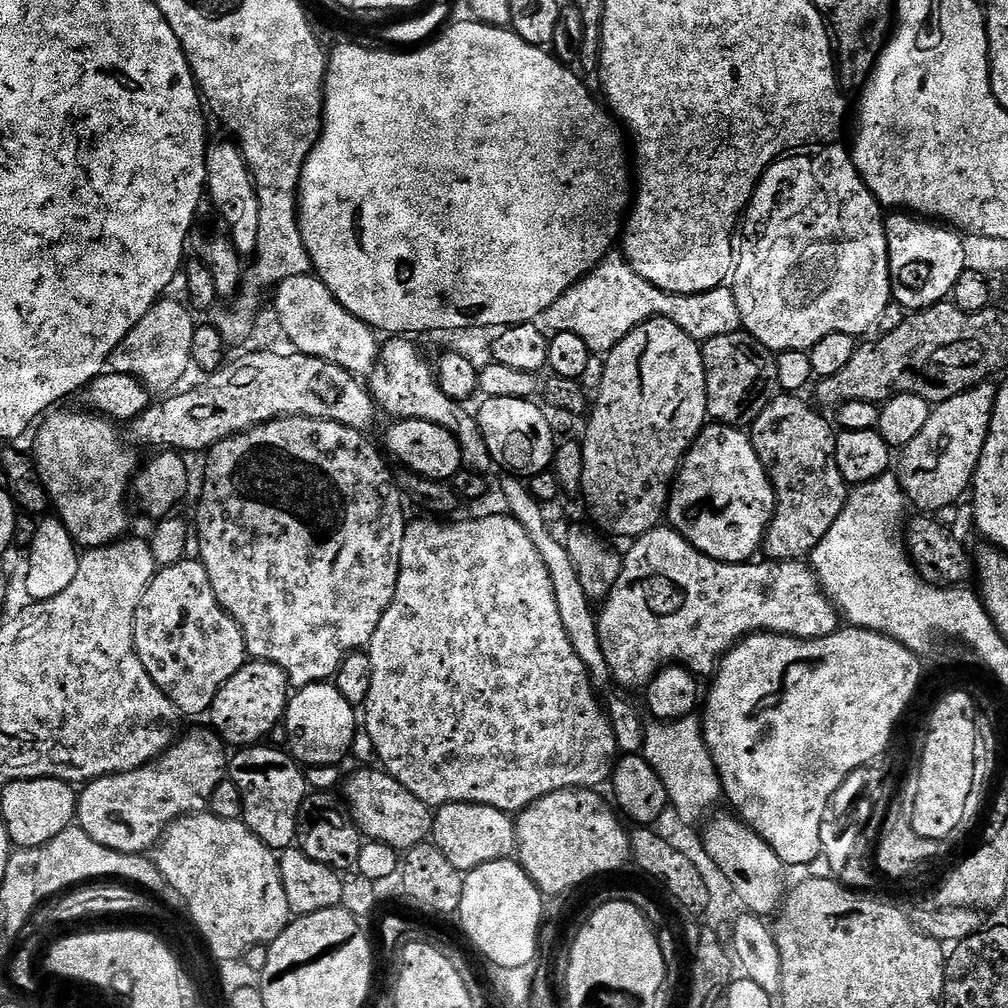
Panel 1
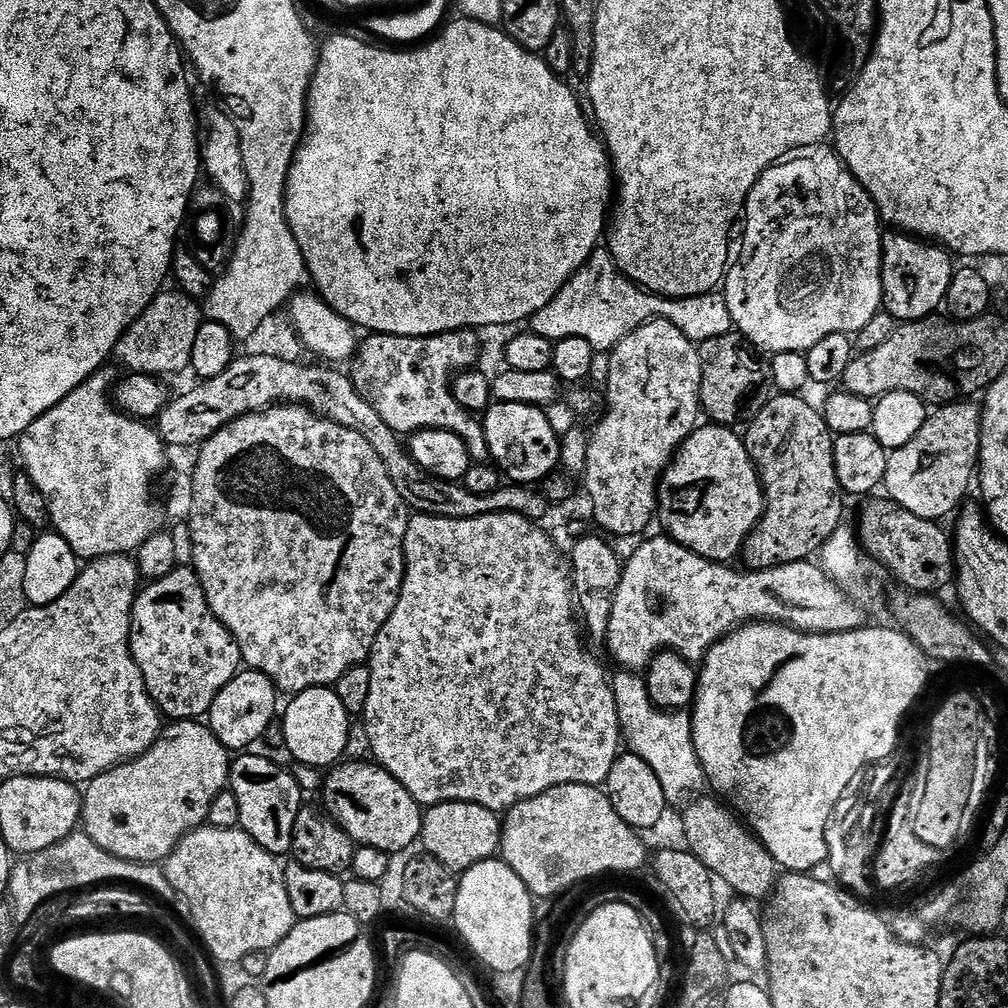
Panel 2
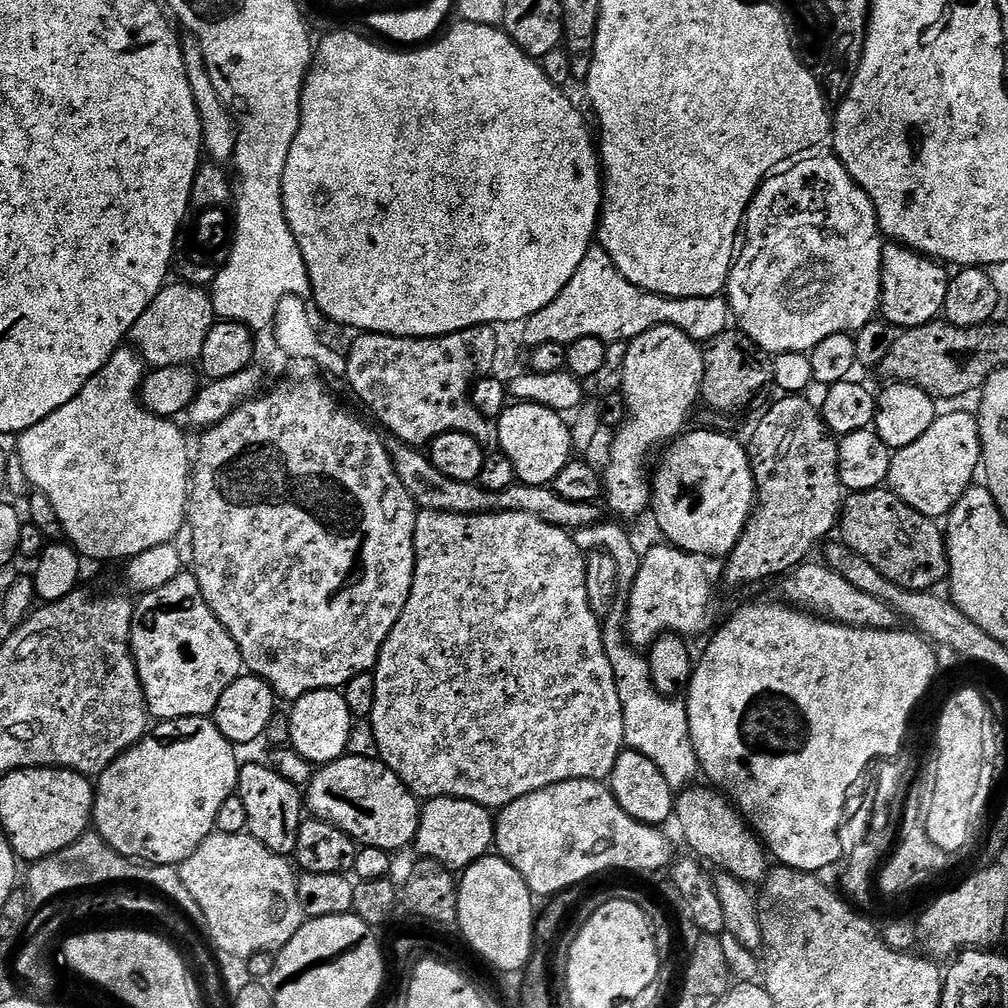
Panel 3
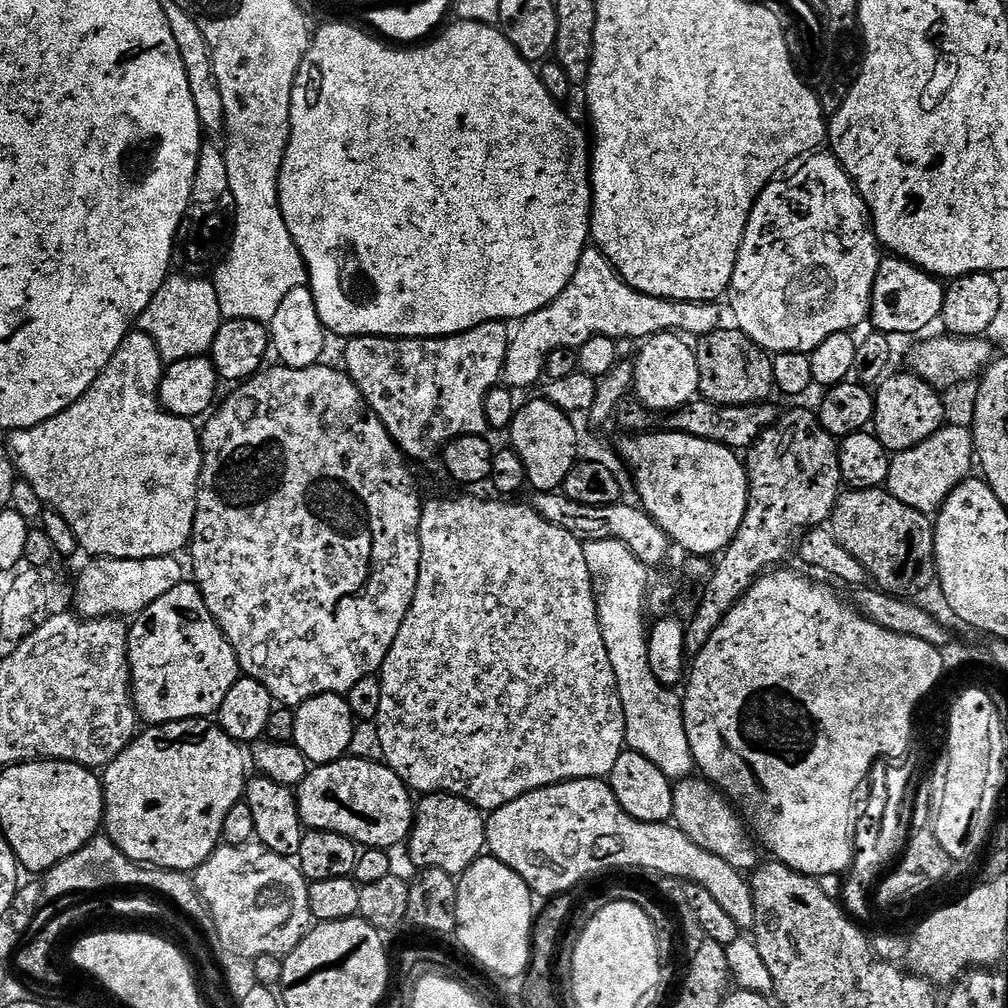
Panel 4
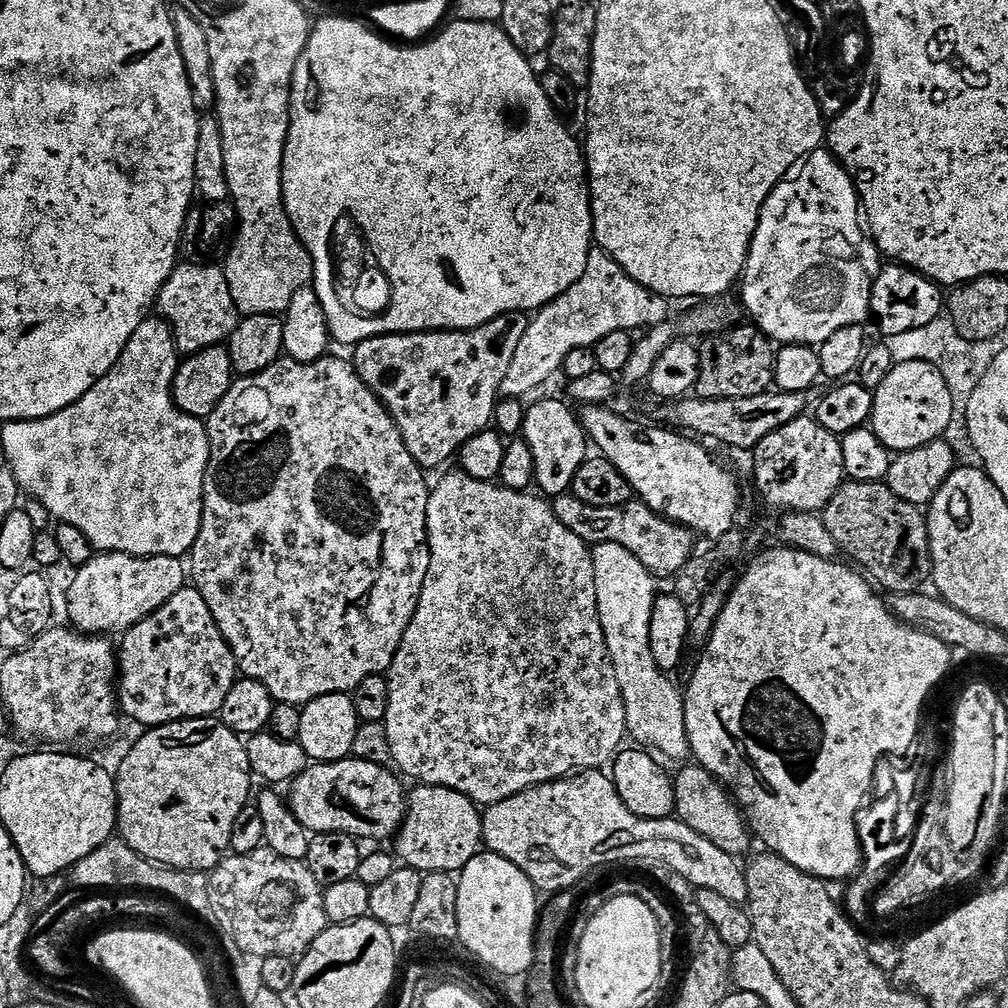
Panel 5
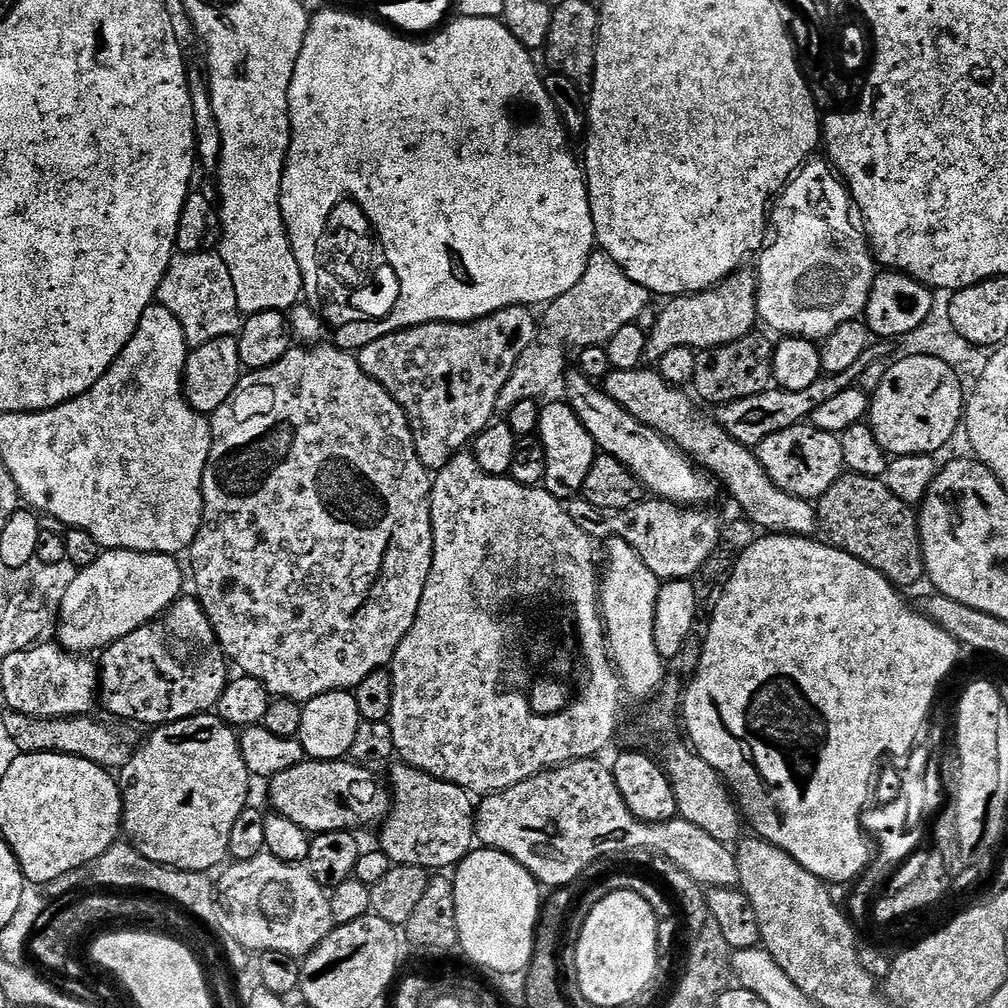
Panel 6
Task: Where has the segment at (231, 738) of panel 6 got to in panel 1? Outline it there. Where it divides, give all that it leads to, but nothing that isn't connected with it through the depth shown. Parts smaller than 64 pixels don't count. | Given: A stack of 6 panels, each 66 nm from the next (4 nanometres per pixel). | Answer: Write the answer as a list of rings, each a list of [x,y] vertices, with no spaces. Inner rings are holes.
[[[207,731],[183,733],[167,752],[141,768],[87,781],[76,801],[78,827],[110,850],[144,854],[155,849],[172,821],[205,811],[215,787],[226,778],[225,745],[215,731]]]

